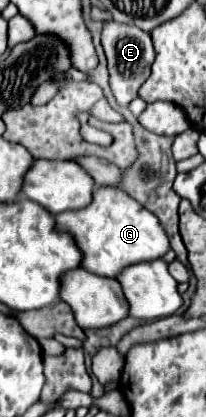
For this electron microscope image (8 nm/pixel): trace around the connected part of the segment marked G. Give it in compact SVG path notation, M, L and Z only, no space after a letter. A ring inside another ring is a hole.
M97 187L89 207L83 207L81 211L63 211L61 215L55 215L55 221L57 231L73 235L77 249L83 251L81 267L95 275L115 277L127 265L153 261L169 251L169 239L159 225L159 219L121 187Z

